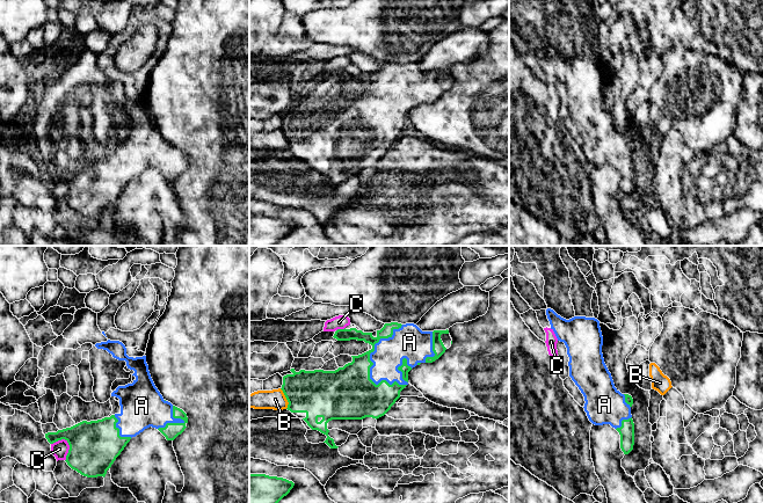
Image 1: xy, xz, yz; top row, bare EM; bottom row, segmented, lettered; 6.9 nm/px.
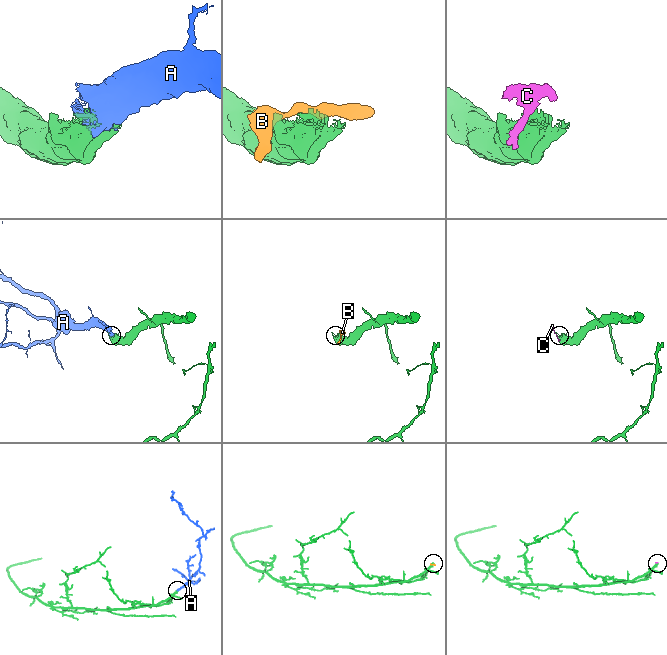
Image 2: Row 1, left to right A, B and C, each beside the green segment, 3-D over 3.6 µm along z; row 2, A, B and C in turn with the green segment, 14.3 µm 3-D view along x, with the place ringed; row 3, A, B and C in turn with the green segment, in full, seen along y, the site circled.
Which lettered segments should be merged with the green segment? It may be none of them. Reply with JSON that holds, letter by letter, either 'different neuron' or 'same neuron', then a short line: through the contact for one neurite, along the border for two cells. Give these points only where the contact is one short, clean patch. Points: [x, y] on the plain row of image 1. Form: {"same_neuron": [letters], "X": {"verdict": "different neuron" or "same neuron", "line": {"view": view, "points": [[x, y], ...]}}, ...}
{"same_neuron": ["A"], "A": {"verdict": "same neuron"}, "B": {"verdict": "different neuron"}, "C": {"verdict": "different neuron"}}

